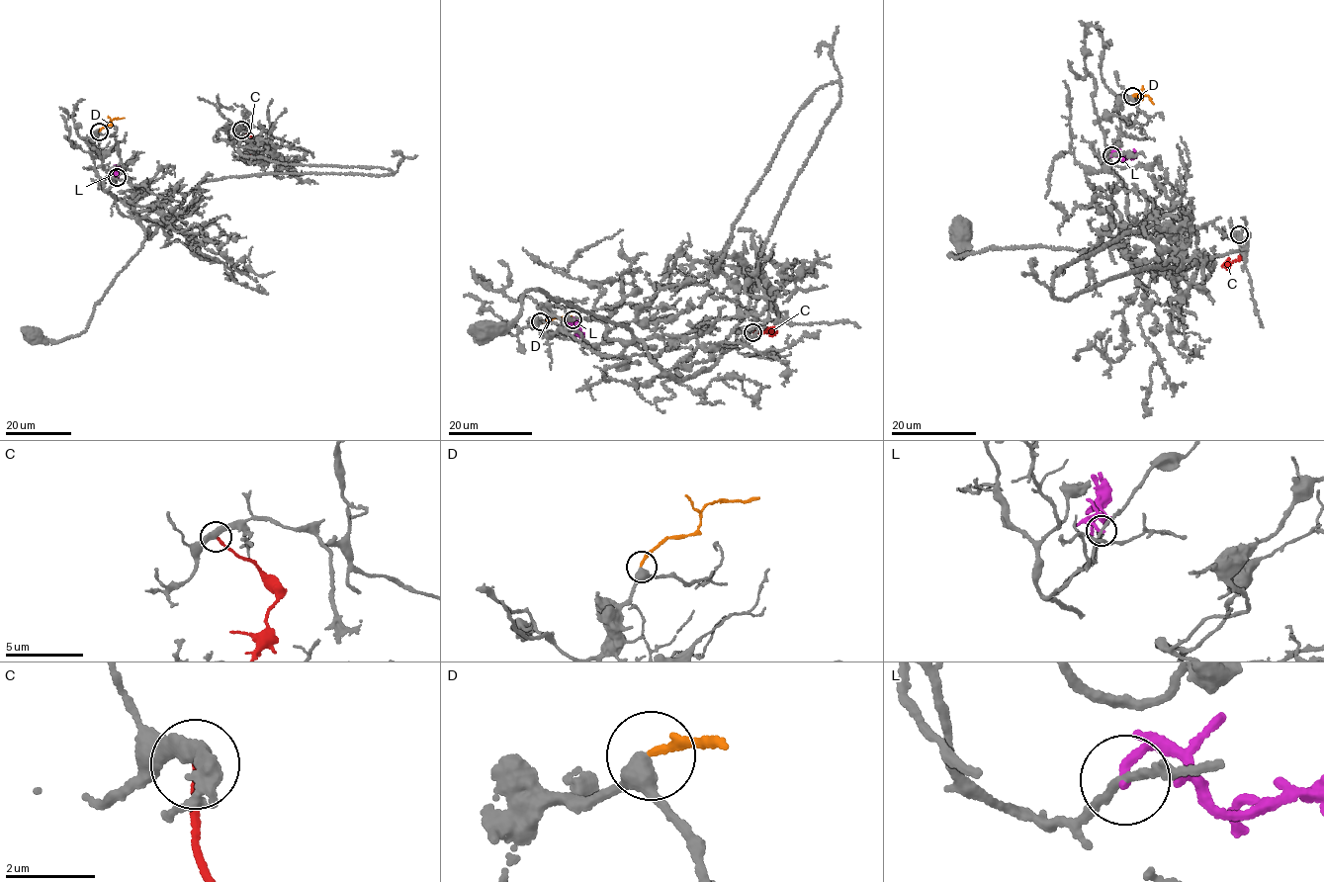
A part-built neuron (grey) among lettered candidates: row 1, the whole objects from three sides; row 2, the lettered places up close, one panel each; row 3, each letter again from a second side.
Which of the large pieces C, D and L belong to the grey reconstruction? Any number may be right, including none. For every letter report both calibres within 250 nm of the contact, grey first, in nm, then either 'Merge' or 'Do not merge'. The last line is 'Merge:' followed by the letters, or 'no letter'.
C: Thickness 360 nm (grey) against 170 nm. Do not merge
D: Thickness 360 nm (grey) against 190 nm. Merge
L: Thickness 170 nm (grey) against 200 nm. Do not merge
Merge: D

